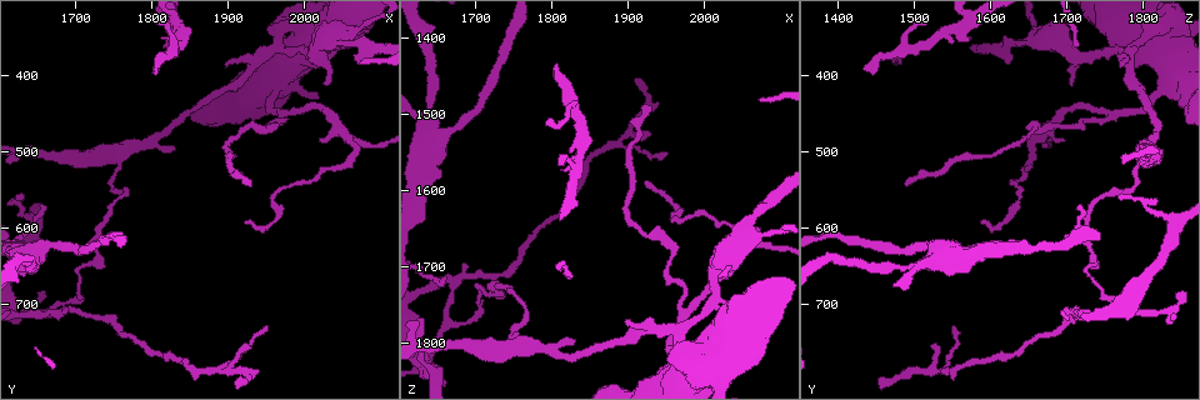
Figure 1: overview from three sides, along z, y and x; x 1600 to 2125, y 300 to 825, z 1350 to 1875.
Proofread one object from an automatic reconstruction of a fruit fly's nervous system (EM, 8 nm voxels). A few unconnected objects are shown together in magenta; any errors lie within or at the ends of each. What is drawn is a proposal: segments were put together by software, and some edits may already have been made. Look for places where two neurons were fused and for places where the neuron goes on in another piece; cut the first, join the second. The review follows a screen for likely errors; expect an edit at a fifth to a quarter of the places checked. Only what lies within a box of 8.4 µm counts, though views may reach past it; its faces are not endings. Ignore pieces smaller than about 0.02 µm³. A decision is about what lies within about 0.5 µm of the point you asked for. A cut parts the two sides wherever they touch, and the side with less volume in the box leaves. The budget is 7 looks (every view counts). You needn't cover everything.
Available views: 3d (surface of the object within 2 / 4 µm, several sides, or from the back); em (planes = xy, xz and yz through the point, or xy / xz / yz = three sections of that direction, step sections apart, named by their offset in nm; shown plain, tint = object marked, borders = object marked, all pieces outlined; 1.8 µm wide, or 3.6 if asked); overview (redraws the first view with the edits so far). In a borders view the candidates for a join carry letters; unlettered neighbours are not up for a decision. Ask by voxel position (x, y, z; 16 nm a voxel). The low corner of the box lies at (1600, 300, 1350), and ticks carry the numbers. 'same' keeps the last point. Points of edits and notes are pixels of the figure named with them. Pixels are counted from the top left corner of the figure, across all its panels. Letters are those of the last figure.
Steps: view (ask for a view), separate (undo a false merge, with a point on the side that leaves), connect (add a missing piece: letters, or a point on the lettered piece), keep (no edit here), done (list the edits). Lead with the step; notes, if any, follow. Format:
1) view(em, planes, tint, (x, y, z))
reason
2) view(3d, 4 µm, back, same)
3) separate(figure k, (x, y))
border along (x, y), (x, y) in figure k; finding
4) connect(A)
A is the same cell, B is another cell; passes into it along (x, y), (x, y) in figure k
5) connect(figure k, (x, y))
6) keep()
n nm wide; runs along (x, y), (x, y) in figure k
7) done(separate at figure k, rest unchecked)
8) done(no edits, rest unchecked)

view(3d, 4 µm, (1805, 395, 1440))

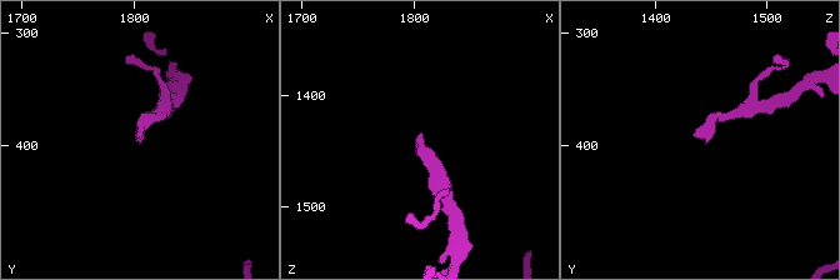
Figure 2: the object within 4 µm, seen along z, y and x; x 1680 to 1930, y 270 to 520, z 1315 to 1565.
view(em, xz, step 8, tint, (1804, 390, 1436))

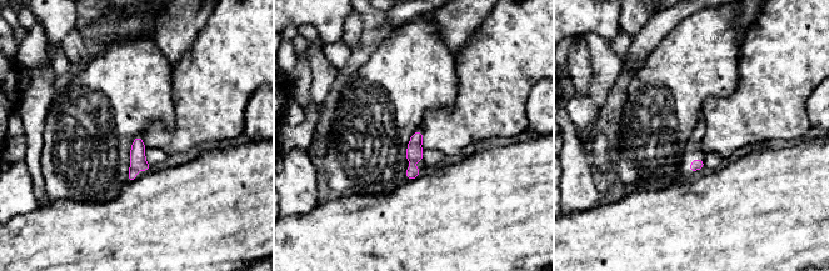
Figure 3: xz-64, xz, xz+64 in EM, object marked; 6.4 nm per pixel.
view(em, planes, borders, same)

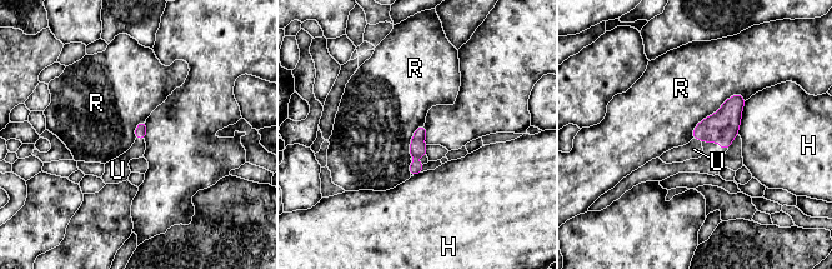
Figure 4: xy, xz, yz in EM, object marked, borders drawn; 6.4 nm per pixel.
connect(figure 4, (118, 169))
U is the same cell, H and R are other cells; passes into it along (140, 131), (139, 137), (118, 169) in figure 4; it goes on there

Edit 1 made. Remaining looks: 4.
view(overview)
redraw

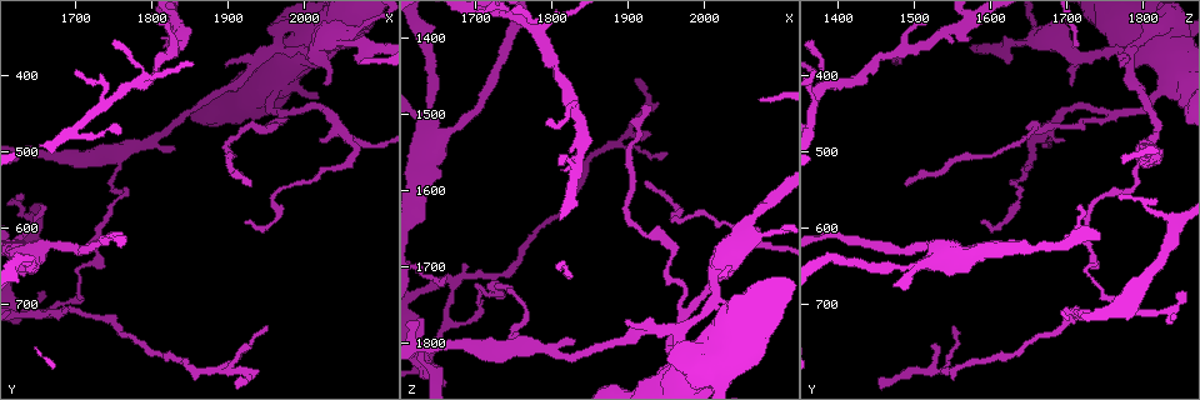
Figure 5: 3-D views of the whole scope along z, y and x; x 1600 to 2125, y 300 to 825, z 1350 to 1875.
view(3d, 4 µm, (1985, 335, 1820))
sharp bend

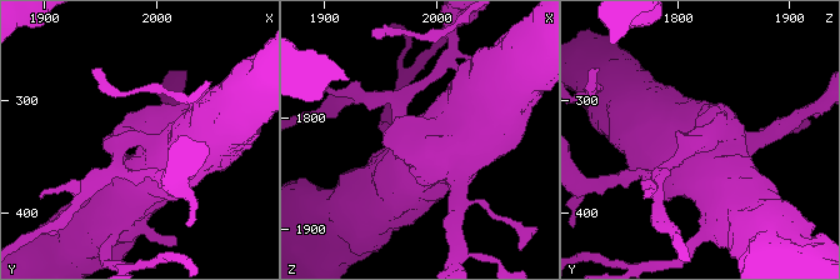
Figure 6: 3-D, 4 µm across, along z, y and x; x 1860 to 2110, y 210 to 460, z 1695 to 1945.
view(em, planes, borders, (1984, 336, 1822))

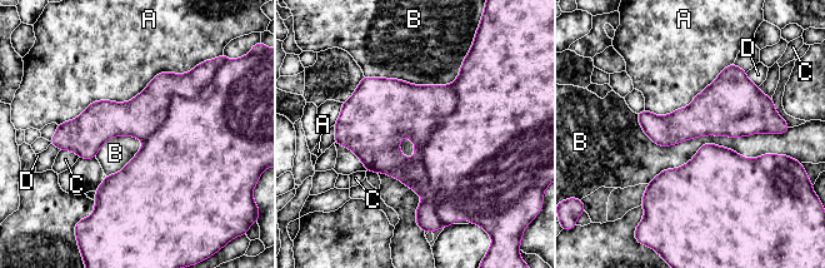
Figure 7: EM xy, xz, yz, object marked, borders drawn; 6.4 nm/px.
separate(figure 7, (414, 114))
A, B, C and D are other cells; border along (451, 85), (421, 152), (438, 218) in figure 7; a second neuron is stuck on

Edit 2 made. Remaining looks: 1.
done(connect at figure 4, separate at figure 7, rest unchecked)

